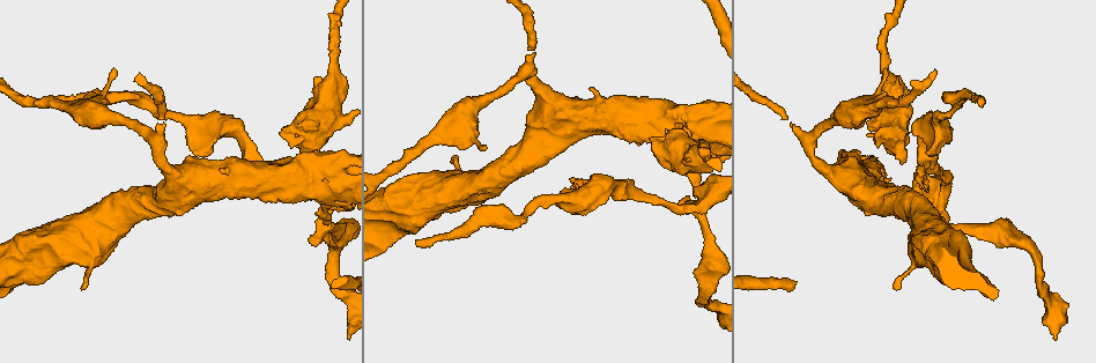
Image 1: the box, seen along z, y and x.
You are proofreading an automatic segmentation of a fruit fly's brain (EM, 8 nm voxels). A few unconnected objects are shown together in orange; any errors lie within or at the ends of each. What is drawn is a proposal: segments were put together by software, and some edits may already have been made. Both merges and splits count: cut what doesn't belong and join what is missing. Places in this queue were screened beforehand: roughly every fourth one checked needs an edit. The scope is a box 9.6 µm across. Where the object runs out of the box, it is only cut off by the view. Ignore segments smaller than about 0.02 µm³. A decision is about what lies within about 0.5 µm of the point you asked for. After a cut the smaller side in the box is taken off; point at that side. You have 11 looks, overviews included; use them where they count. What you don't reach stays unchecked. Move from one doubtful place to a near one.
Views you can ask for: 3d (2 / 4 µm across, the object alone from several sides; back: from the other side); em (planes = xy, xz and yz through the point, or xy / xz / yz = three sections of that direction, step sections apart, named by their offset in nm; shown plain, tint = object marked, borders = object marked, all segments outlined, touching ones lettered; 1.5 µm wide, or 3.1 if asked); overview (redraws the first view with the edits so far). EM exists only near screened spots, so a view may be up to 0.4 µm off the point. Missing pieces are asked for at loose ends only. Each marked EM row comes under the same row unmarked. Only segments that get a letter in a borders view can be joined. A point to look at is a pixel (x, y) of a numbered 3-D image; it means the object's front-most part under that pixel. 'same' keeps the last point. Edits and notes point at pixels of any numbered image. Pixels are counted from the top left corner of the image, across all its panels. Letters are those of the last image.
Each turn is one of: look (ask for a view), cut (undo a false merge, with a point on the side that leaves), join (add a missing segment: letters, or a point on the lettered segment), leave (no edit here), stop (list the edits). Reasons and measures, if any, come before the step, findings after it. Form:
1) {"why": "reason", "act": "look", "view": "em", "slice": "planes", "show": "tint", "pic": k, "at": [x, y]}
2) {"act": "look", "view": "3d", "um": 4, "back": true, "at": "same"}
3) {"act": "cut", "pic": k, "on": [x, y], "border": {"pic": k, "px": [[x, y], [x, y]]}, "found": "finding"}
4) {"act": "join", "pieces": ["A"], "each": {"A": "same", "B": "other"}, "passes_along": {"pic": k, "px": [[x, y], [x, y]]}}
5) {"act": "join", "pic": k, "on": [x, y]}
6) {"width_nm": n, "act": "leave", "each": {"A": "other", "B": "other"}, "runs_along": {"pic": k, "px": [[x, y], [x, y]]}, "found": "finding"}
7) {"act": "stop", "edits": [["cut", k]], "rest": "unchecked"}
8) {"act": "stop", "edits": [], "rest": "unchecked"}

{"why": "branch stops here", "act": "look", "view": "em", "slice": "planes", "show": "borders", "pic": 1, "at": [158, 117]}

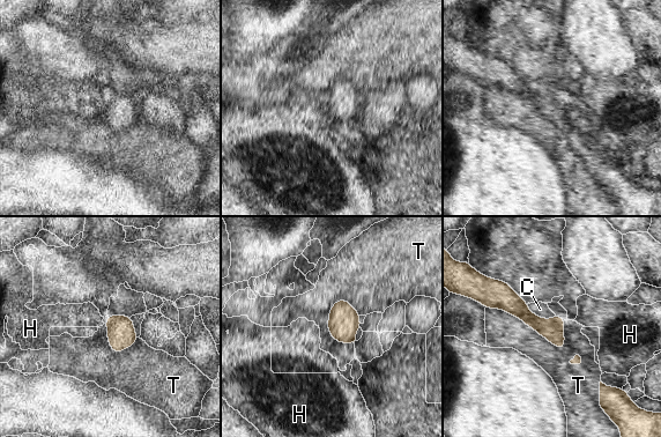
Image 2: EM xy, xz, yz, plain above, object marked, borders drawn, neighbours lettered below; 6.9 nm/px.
{"act": "leave", "each": {"C": "other", "H": "other", "T": "other"}, "runs_along": {"pic": 2, "px": [[509, 309], [519, 309], [561, 343]]}, "found": "none of them fits"}

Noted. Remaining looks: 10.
{"why": "calibre changes", "act": "look", "view": "em", "slice": "planes", "show": "borders", "pic": 1, "at": [936, 120]}

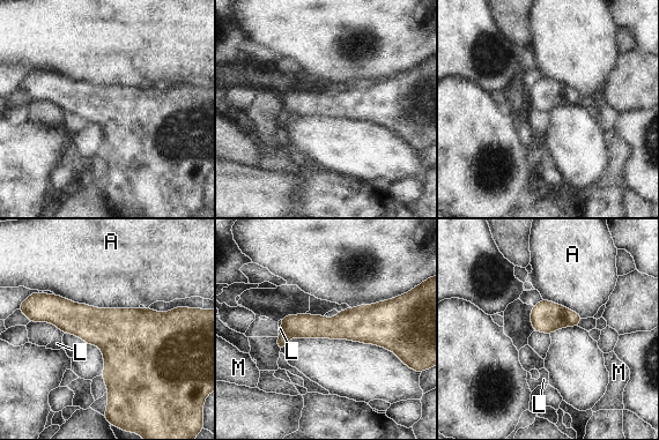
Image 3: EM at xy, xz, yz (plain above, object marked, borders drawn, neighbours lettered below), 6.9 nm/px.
{"width_nm": 200, "act": "leave", "each": {"A": "other", "L": "other", "M": "other"}, "found": "continuous, no second neuron"}

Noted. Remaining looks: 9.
{"why": "branch stops here", "act": "look", "view": "3d", "um": 4, "pic": 1, "at": [983, 105]}

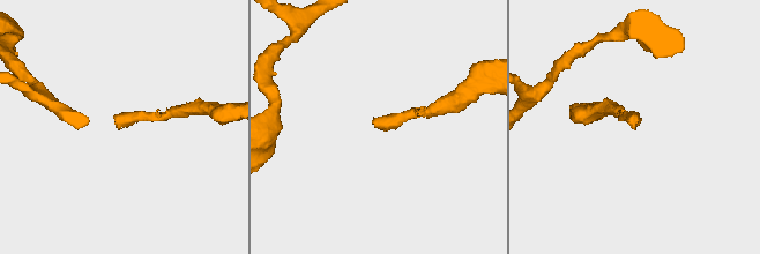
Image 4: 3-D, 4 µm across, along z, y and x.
{"why": "need the tissue", "act": "look", "view": "em", "slice": "planes", "show": "borders", "pic": 4, "at": [378, 124]}

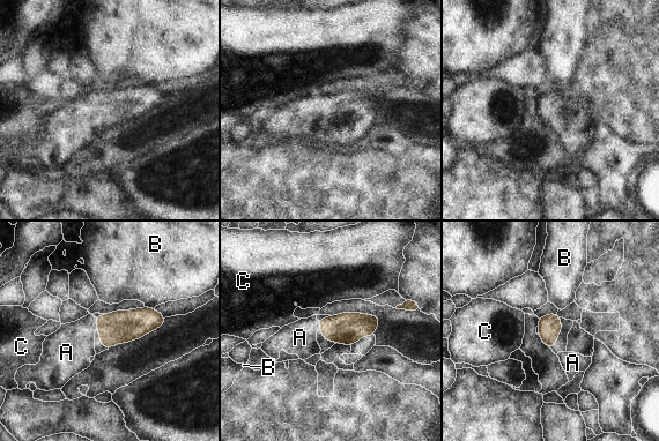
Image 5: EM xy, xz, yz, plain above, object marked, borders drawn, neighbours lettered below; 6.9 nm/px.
{"act": "join", "pieces": ["A"], "each": {"A": "same", "B": "other", "C": "other"}, "found": "it goes on there"}

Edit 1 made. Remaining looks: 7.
{"act": "stop", "edits": [["join", 5]], "rest": "unchecked"}

